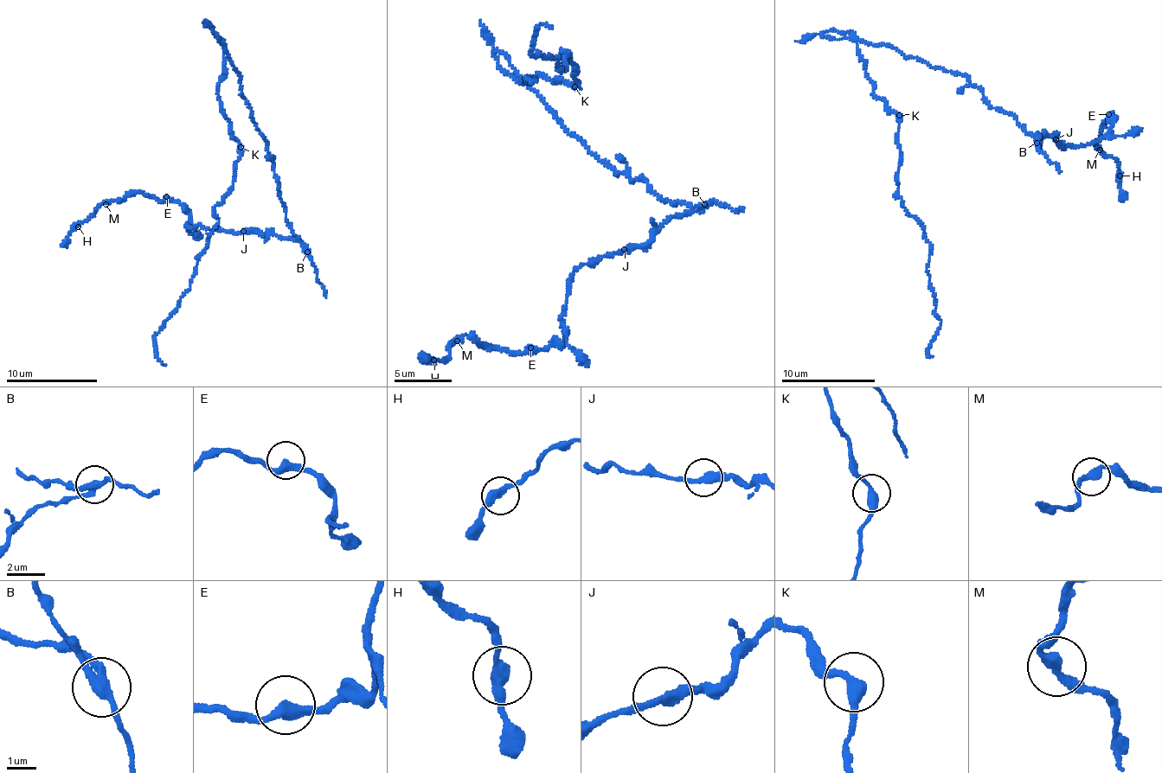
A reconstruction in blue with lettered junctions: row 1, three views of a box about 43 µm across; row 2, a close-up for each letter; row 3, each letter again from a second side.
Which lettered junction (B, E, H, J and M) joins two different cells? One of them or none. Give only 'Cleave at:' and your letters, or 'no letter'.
Cleave at: B

